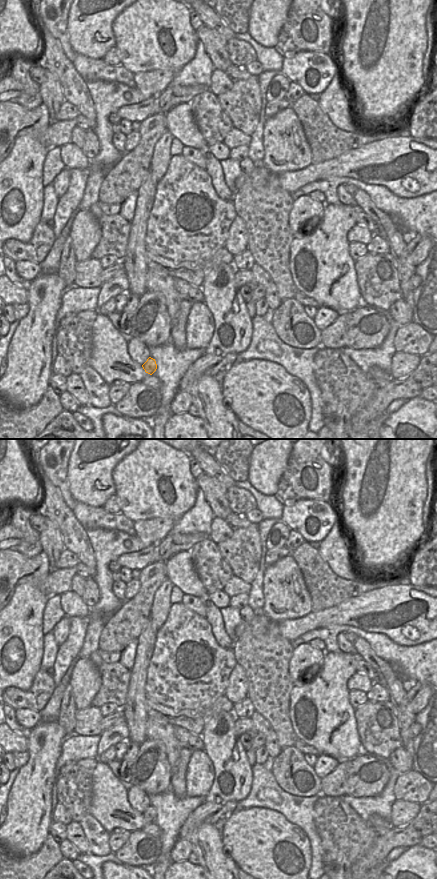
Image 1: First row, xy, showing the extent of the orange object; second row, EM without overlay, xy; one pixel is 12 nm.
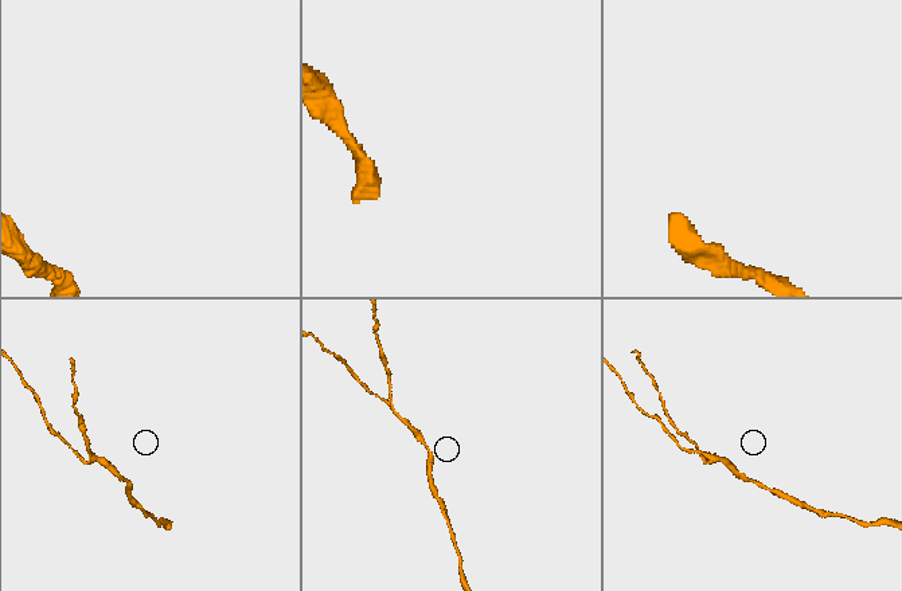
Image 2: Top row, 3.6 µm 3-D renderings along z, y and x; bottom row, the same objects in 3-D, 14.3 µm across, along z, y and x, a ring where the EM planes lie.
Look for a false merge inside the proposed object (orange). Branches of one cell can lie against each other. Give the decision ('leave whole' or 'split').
leave whole

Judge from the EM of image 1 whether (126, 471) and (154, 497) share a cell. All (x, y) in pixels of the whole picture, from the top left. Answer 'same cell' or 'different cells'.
same cell

